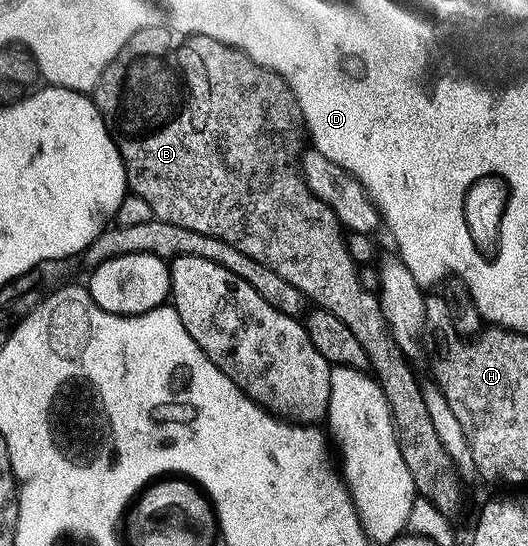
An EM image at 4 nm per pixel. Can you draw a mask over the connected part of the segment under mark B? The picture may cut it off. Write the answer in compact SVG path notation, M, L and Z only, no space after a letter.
M150 26L149 28L141 28L136 32L127 41L125 48L121 48L119 55L108 64L101 80L95 86L93 101L105 120L107 131L111 133L111 138L119 149L123 167L127 170L128 191L141 196L141 200L145 200L145 204L149 204L152 215L158 221L177 224L181 228L189 228L193 232L201 232L205 236L213 236L222 242L228 242L230 246L237 248L237 252L241 252L245 256L257 260L257 264L265 264L265 268L277 272L277 276L281 276L281 280L289 280L289 284L293 284L293 288L300 290L308 303L315 302L311 304L314 304L318 309L333 312L337 316L337 320L343 321L349 327L349 332L353 332L353 336L357 336L361 348L365 348L367 353L370 373L388 398L392 419L395 422L396 438L399 441L405 465L409 468L410 475L413 476L416 495L431 501L443 514L454 515L454 510L458 508L459 501L463 498L463 490L459 487L461 479L453 460L442 447L436 429L433 428L433 420L430 419L423 399L421 379L419 380L418 376L411 371L410 364L412 363L404 357L400 339L393 333L376 291L365 289L359 279L360 267L355 264L353 256L350 255L347 247L347 234L343 225L339 223L339 217L335 215L333 208L329 208L329 204L325 204L321 200L317 200L317 196L313 196L313 192L305 184L302 170L299 169L299 159L302 158L305 149L305 123L303 109L299 106L295 93L291 91L290 84L277 72L257 64L248 54L241 53L237 48L233 48L221 40L210 38L204 34L177 36L176 31L168 30L166 26Z

